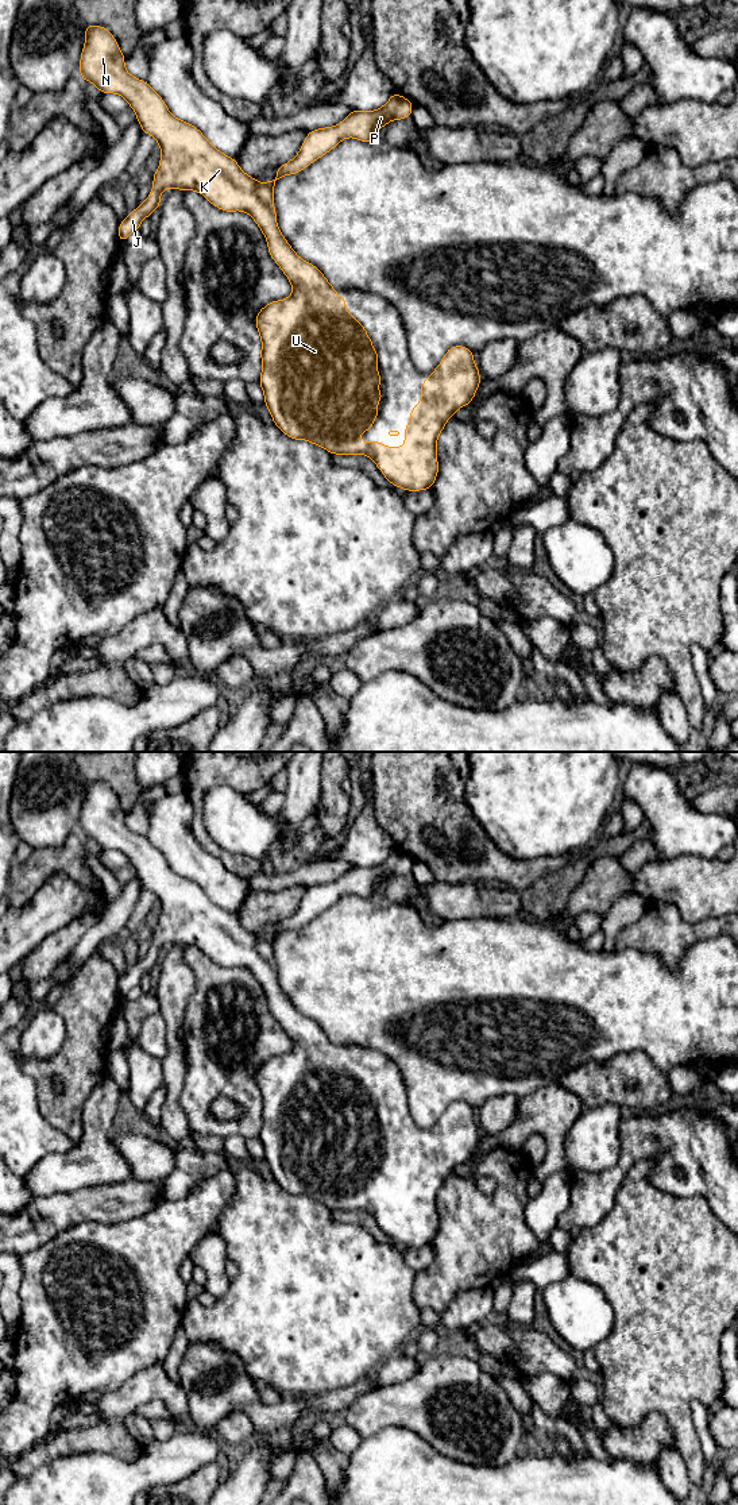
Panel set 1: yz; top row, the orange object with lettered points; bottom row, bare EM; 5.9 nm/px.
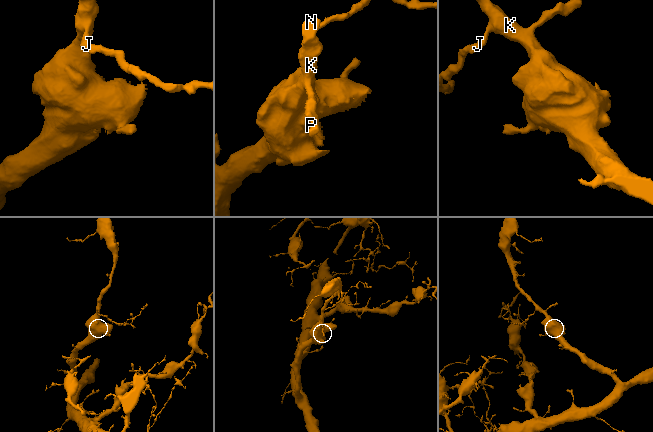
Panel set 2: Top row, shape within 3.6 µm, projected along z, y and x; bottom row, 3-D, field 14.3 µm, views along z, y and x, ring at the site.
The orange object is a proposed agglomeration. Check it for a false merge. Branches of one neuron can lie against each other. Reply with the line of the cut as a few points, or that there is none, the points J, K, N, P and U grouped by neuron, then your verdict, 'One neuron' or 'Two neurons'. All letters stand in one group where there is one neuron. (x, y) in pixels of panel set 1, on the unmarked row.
No split. Groups: J K N P U. One neuron

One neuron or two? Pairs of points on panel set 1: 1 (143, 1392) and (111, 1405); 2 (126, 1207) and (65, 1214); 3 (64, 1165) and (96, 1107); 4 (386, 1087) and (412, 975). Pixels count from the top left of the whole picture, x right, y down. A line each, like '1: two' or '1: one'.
1: one
2: one
3: one
4: two

